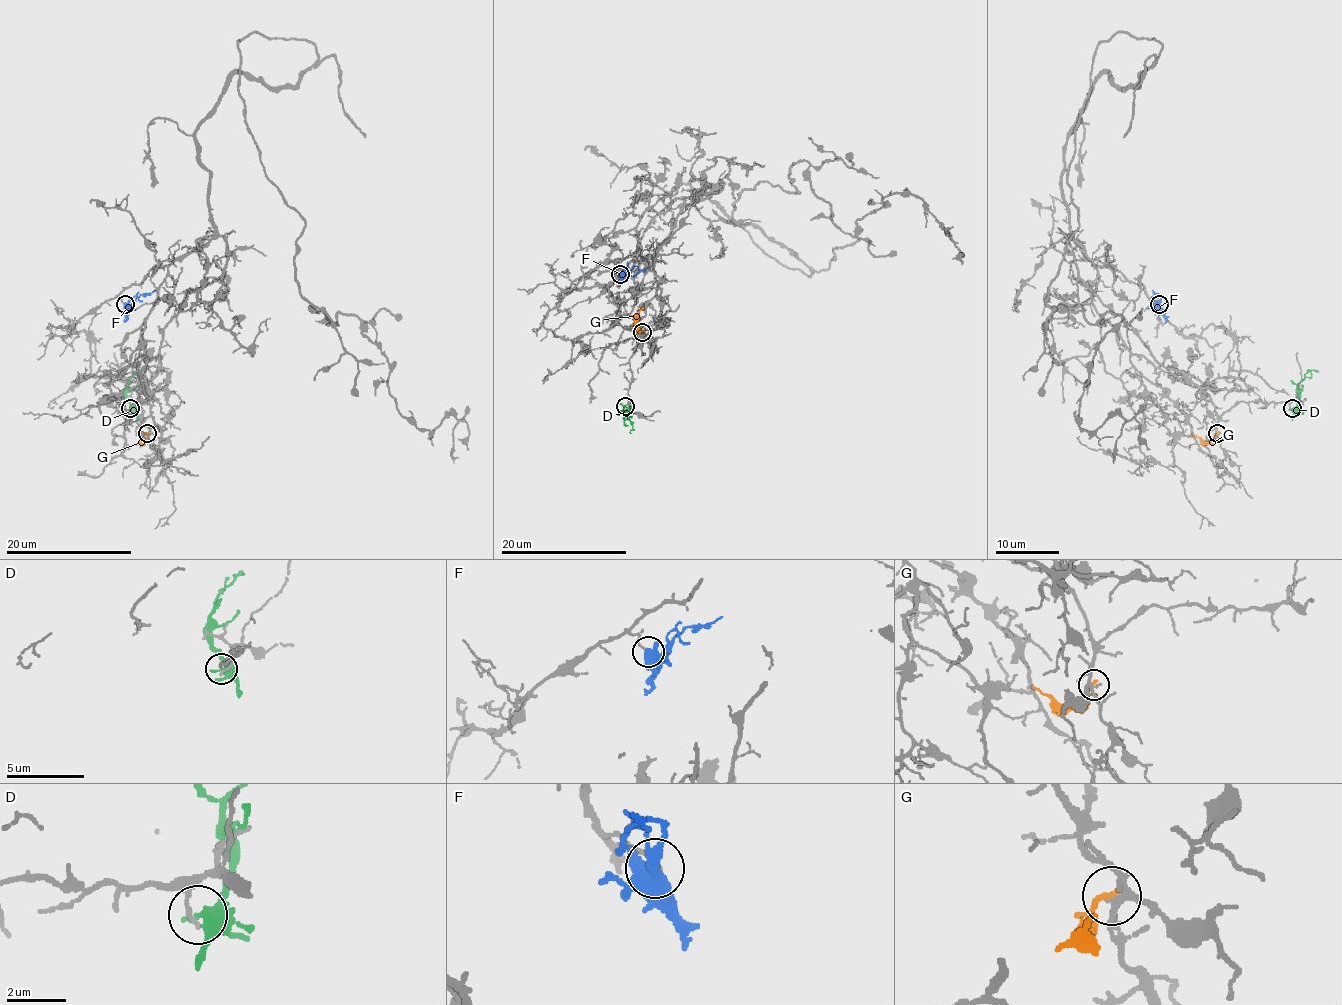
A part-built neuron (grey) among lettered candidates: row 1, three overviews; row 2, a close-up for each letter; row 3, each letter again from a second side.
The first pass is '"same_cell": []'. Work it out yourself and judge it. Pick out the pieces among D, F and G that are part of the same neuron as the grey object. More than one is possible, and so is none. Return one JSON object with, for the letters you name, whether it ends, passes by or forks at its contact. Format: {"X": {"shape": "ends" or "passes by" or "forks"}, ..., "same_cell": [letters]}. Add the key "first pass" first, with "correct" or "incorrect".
{"first pass": "correct", "same_cell": []}

